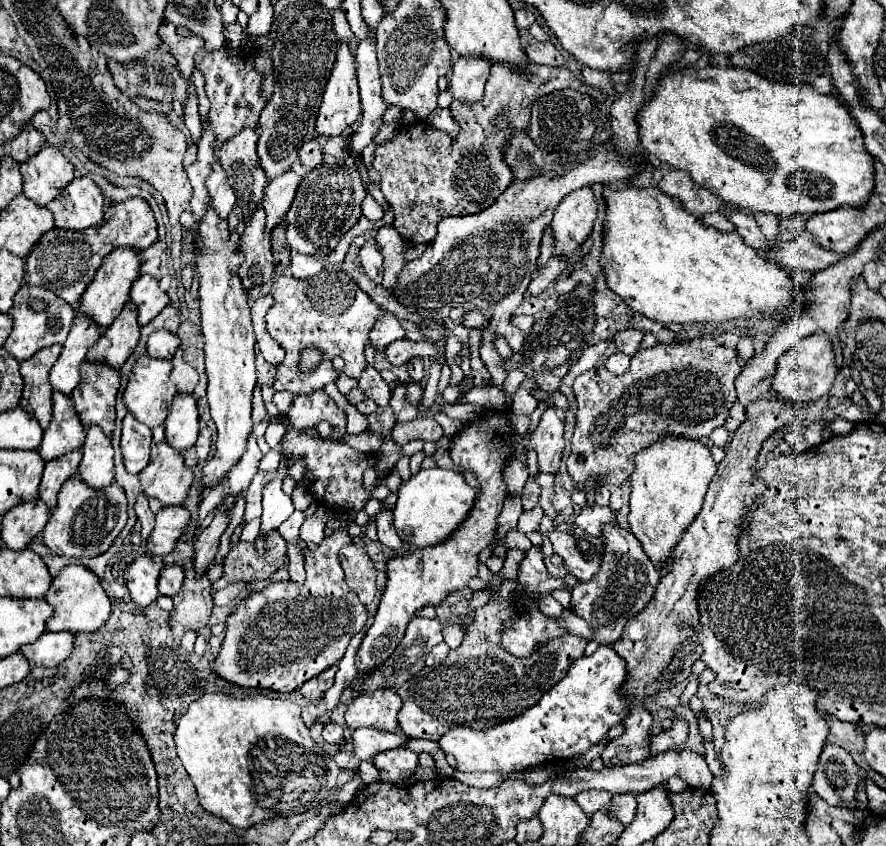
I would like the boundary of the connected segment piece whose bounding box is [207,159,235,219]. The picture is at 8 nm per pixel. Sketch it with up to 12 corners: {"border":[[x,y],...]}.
{"border":[[219,159],[207,179],[211,203],[227,219],[235,193]]}

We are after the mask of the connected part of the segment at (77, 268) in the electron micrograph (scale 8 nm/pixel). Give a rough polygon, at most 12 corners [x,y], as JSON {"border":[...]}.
{"border":[[145,199],[83,231],[55,227],[25,259],[25,283],[79,303],[105,255],[157,241]]}

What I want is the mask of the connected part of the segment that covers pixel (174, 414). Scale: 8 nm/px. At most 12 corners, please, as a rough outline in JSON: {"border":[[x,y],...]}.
{"border":[[177,393],[165,419],[165,441],[195,445],[199,413],[191,393]]}

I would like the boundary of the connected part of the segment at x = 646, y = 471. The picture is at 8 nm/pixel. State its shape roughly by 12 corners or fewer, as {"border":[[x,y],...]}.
{"border":[[701,441],[635,455],[629,529],[655,567],[703,507],[717,465]]}

